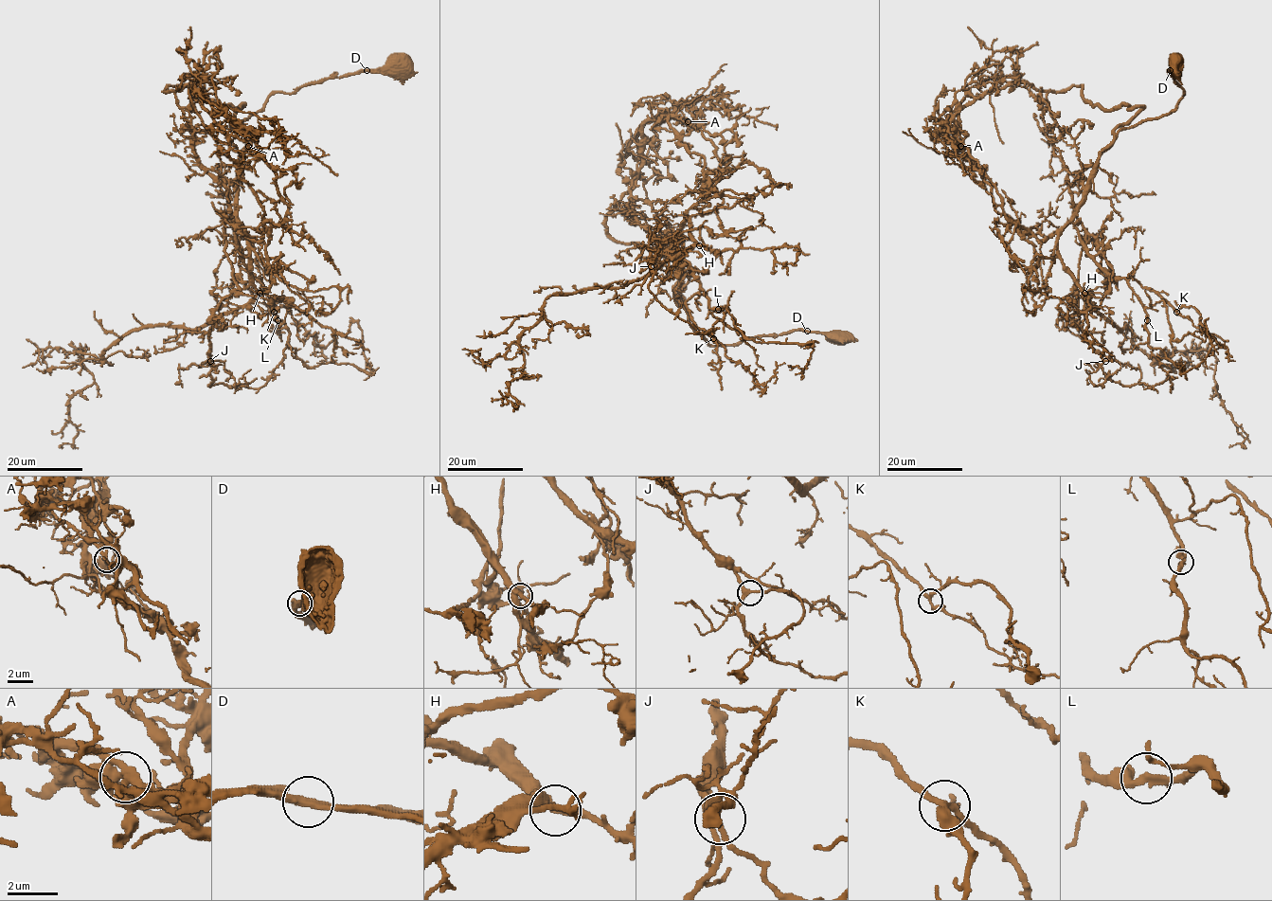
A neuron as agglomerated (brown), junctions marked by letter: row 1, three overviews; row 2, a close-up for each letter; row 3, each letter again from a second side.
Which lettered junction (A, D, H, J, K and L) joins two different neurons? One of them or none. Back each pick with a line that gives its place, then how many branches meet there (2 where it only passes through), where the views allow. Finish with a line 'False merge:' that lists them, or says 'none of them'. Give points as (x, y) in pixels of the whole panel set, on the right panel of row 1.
A: (960, 146) | 2
False merge: A

